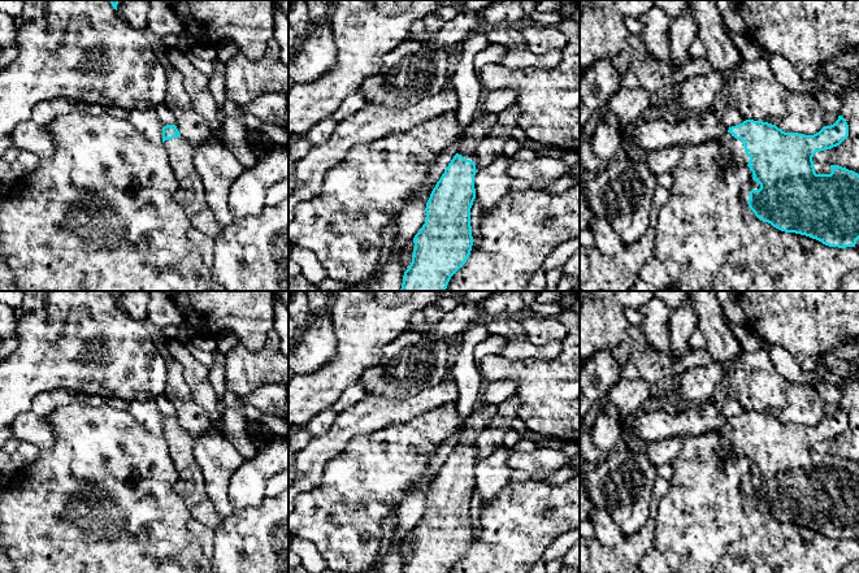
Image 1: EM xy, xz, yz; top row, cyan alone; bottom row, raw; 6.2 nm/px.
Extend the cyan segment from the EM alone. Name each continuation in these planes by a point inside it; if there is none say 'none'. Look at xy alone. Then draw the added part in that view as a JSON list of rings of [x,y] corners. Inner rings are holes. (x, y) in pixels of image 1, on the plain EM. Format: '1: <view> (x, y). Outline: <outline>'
1: xy (190, 485). Outline: [[[182,427],[168,430],[162,435],[168,442],[178,474],[175,490],[186,505],[192,509],[207,499],[207,486],[201,469],[192,453],[192,437]]]

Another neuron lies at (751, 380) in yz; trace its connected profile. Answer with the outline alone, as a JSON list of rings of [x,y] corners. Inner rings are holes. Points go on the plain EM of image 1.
[[[762,348],[743,351],[725,366],[717,396],[736,399],[745,412],[768,413],[785,424],[814,426],[825,417],[825,401],[815,386],[785,379]]]

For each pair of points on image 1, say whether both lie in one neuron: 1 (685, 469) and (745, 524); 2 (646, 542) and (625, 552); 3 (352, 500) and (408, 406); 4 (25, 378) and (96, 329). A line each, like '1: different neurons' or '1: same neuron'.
1: same neuron
2: same neuron
3: different neurons
4: same neuron

